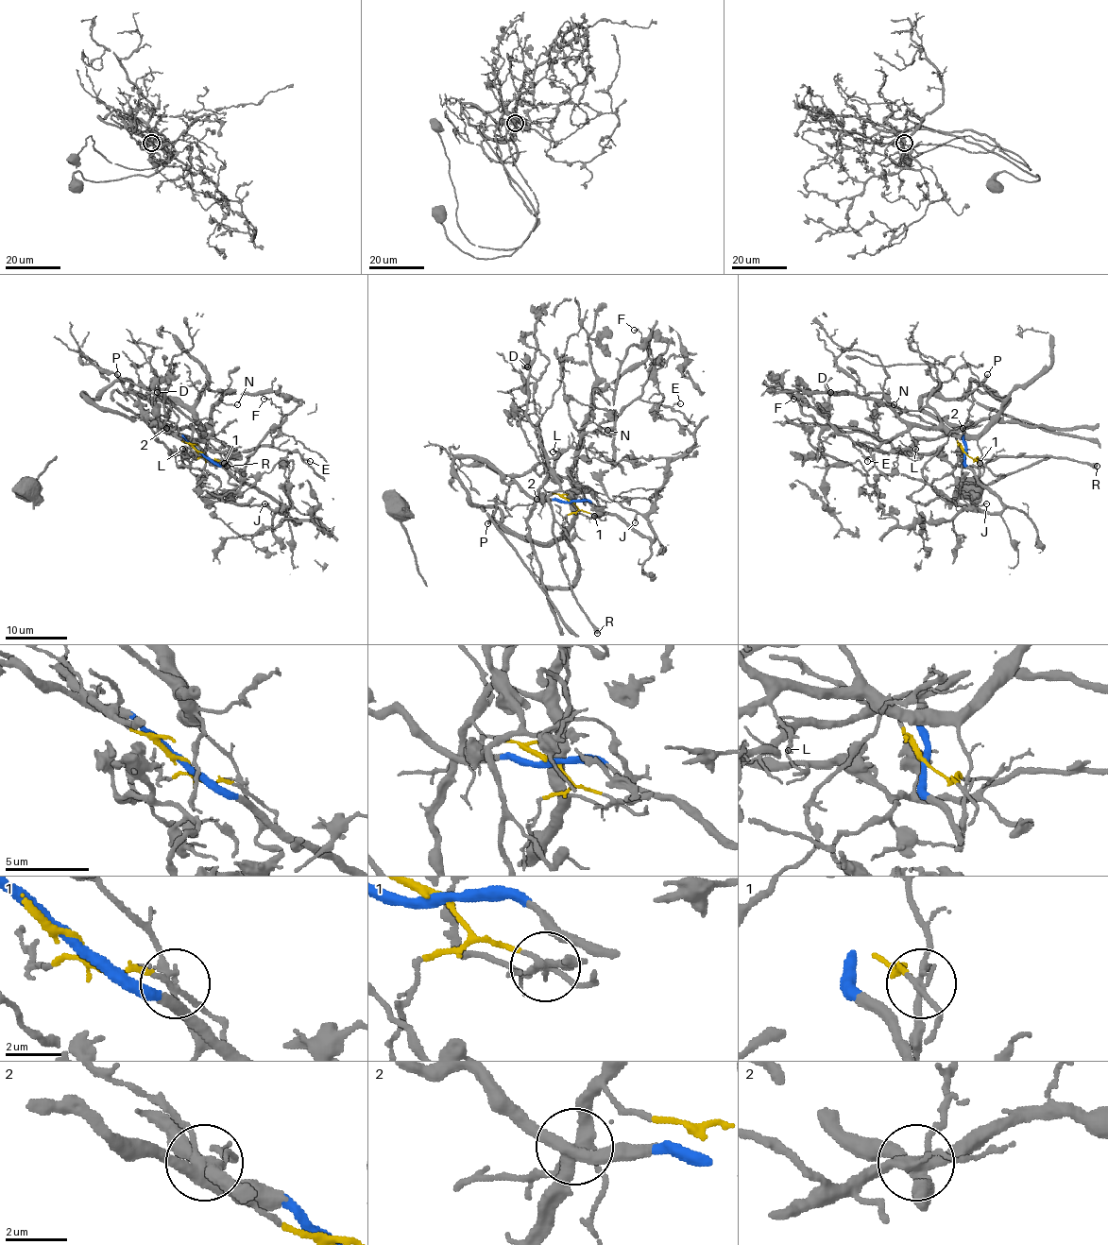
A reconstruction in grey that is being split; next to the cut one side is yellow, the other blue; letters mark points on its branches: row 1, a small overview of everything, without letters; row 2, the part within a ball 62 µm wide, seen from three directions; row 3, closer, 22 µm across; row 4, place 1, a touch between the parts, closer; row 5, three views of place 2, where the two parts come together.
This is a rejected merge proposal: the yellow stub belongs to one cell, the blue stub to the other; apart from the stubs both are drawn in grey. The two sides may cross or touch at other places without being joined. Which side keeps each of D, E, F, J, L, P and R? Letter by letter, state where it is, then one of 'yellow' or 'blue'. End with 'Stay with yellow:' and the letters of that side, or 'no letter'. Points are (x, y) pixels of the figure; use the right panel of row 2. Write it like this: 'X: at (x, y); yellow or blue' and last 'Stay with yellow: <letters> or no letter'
D: at (830, 392); yellow
E: at (867, 461); yellow
F: at (793, 399); yellow
J: at (986, 503); blue
L: at (915, 449); yellow
P: at (987, 374); yellow
R: at (1097, 466); yellow
Stay with yellow: D, E, F, L, P, R

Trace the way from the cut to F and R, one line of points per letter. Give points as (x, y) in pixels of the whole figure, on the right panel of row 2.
F: (964, 452), (951, 435), (920, 438), (911, 449), (883, 452), (851, 441), (819, 412), (794, 399)
R: (964, 452), (885, 392), (873, 427), (897, 451), (939, 453), (961, 466), (1000, 456), (1098, 466)

